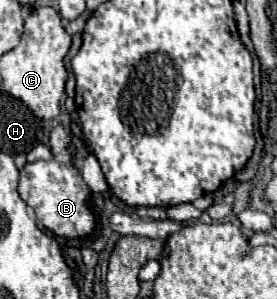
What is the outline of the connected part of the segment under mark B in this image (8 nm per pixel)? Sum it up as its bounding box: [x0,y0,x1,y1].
[19,125,95,237]

